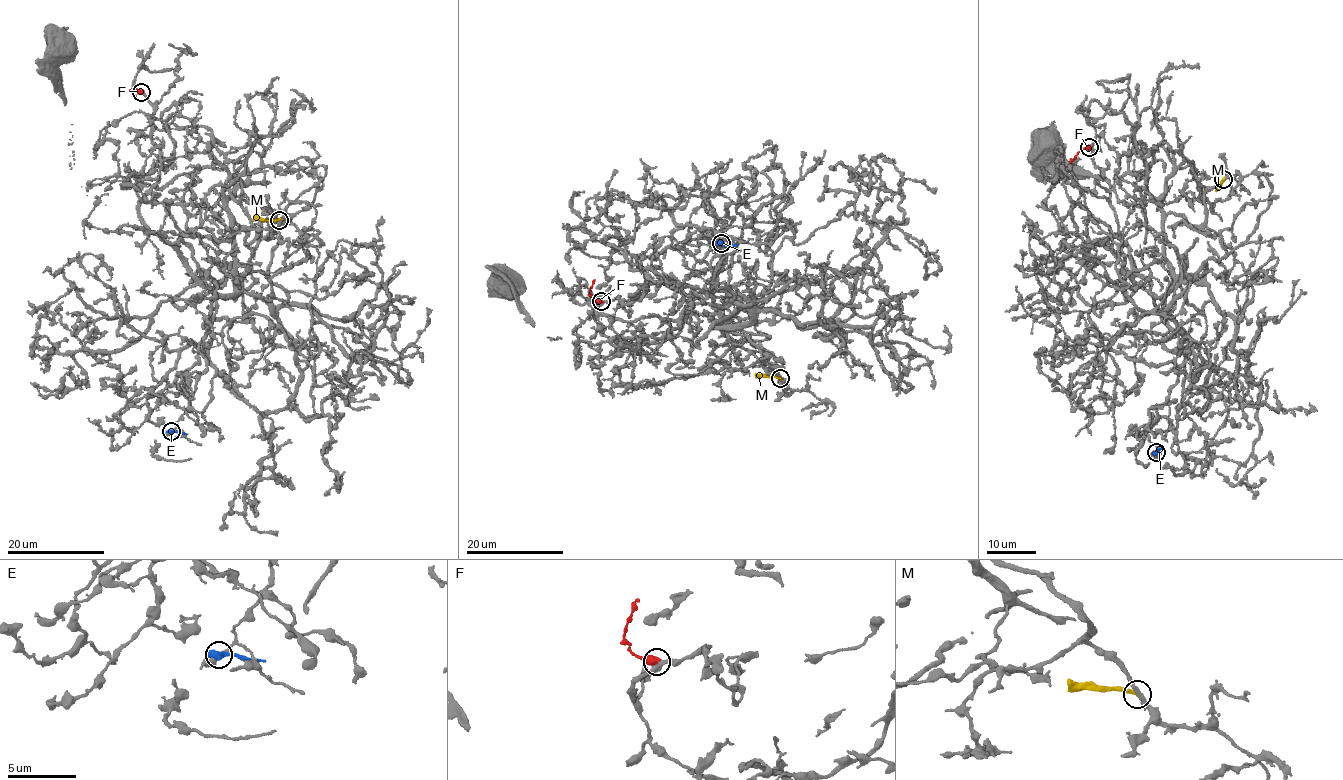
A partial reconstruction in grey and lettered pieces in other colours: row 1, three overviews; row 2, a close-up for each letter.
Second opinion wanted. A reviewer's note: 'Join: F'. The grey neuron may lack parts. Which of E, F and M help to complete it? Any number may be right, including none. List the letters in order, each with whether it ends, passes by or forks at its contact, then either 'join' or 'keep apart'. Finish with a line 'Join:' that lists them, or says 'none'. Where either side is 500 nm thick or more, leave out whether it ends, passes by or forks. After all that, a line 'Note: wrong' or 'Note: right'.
E: keep apart
F: join
M: it ends; keep apart
Join: F
Note: right

